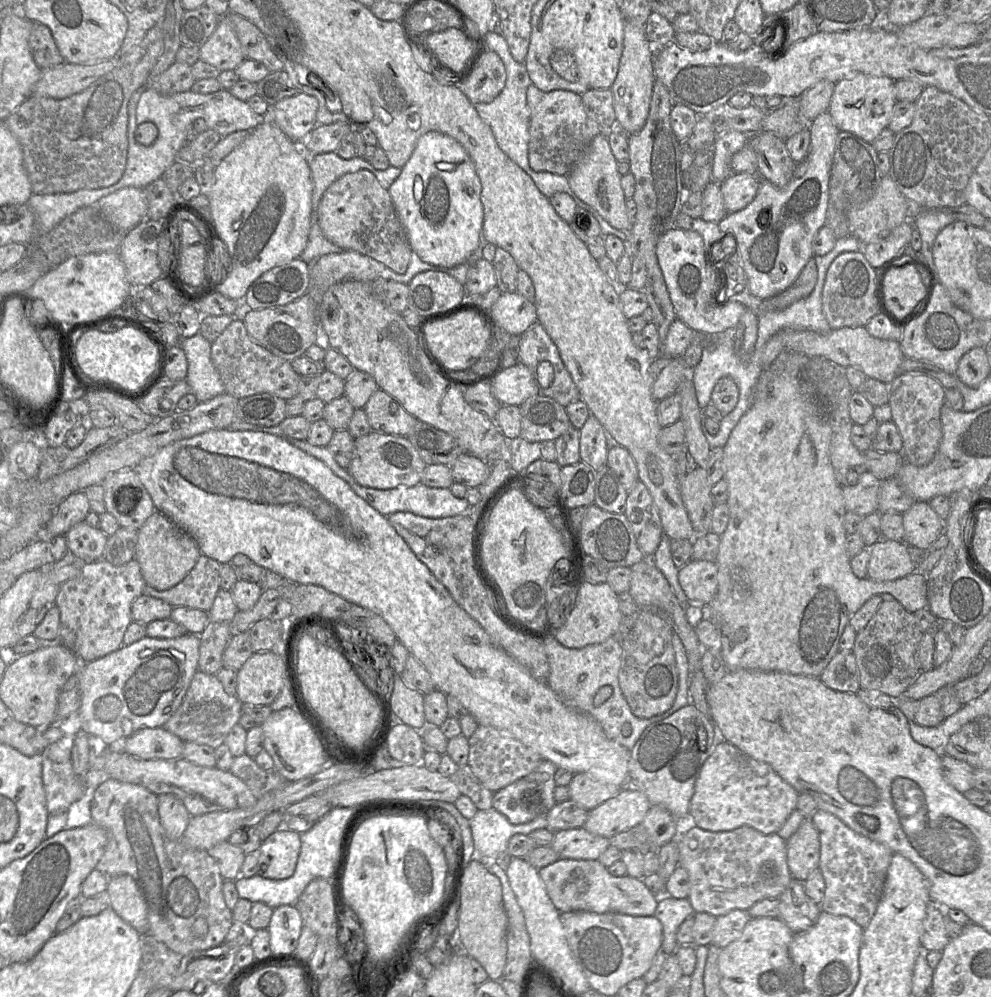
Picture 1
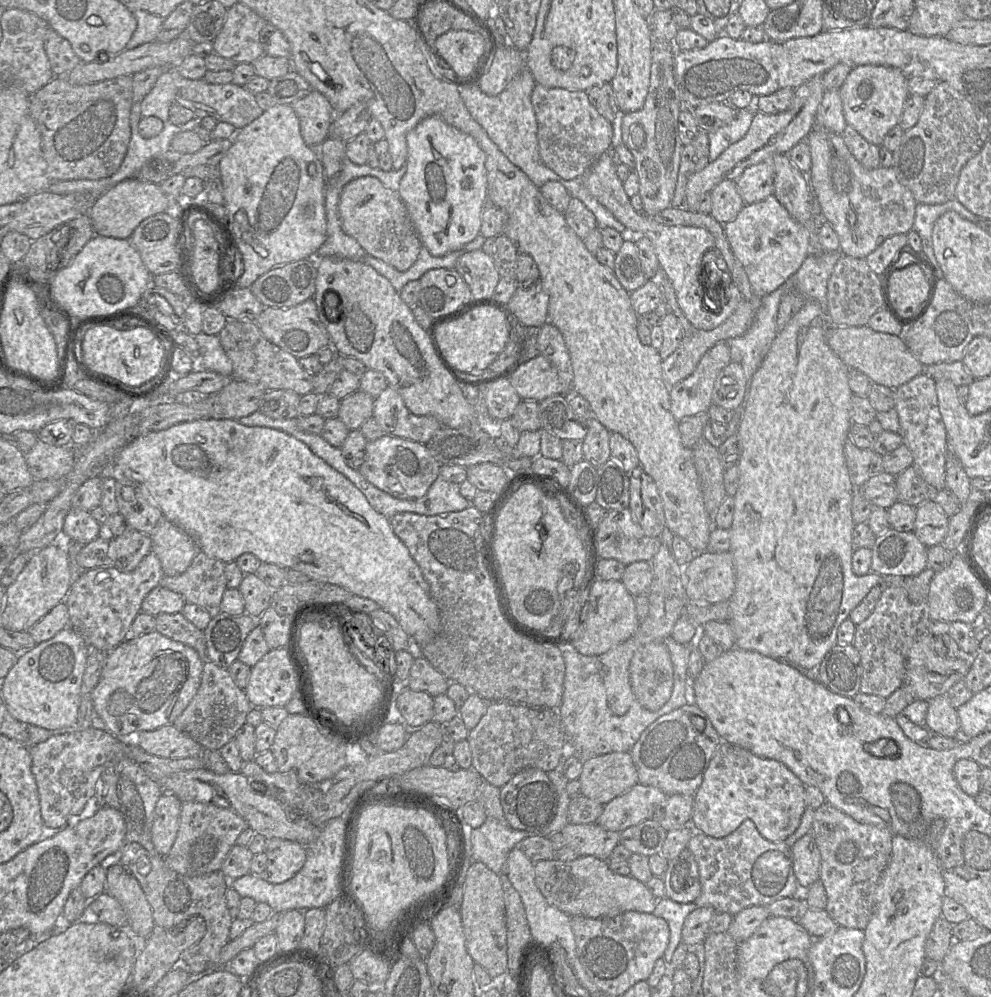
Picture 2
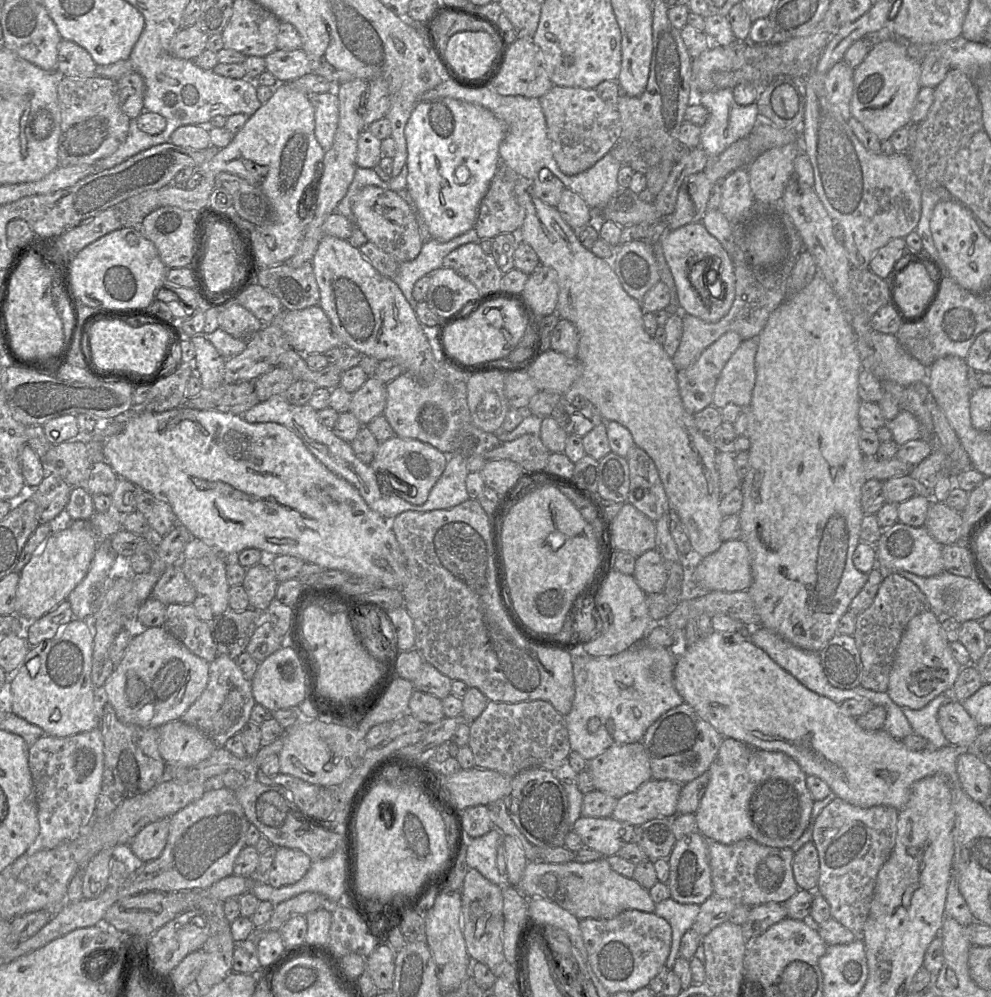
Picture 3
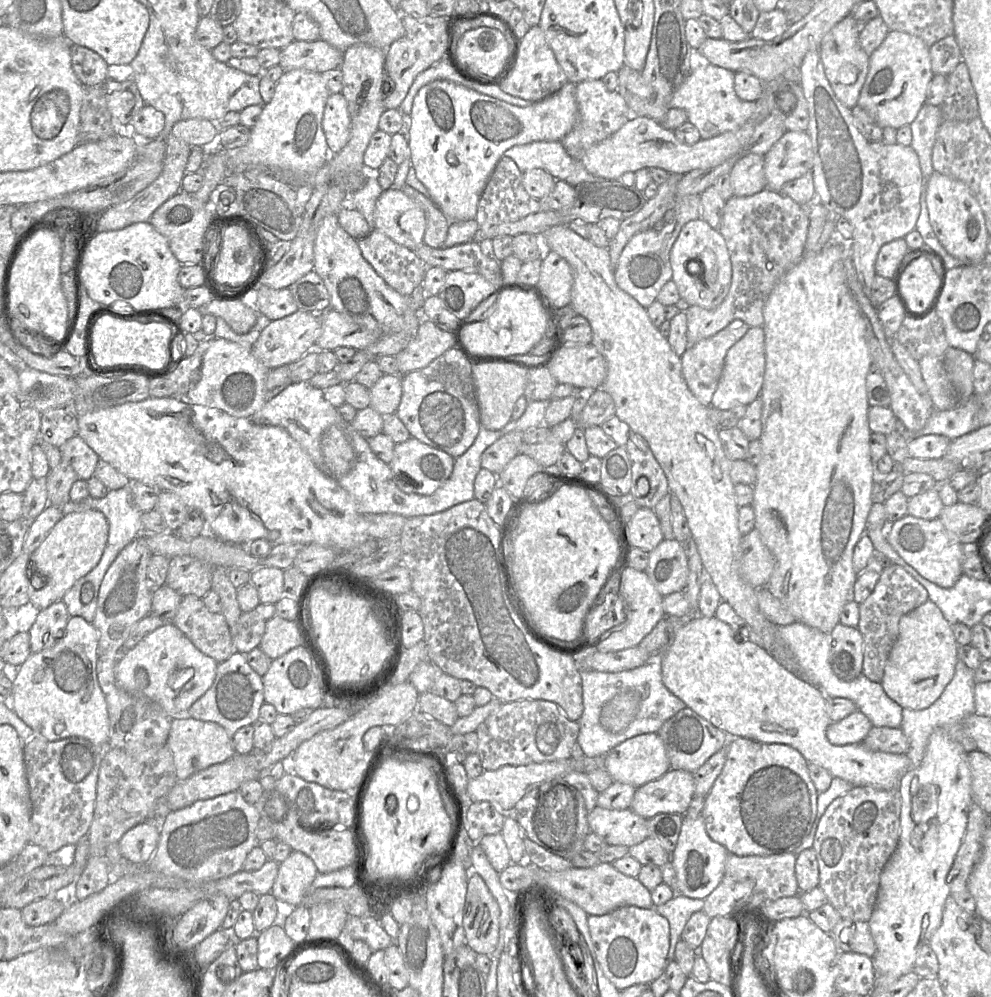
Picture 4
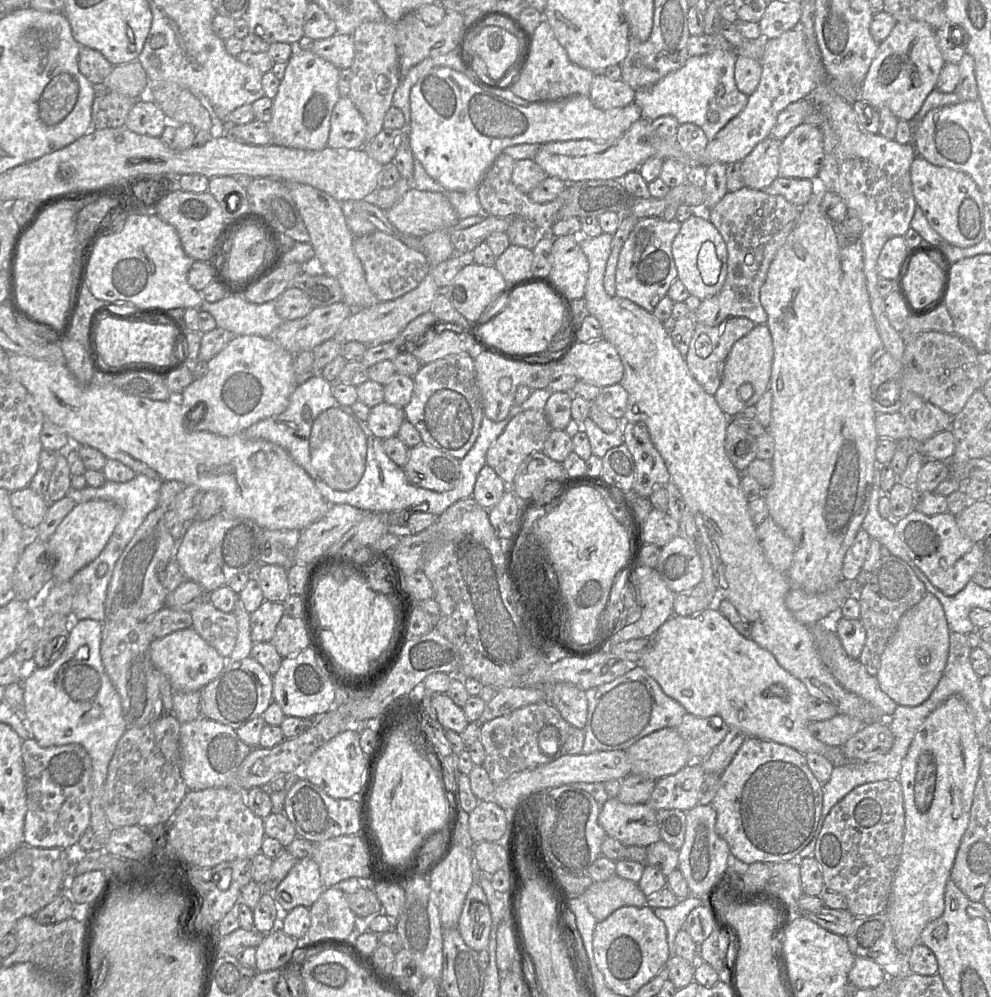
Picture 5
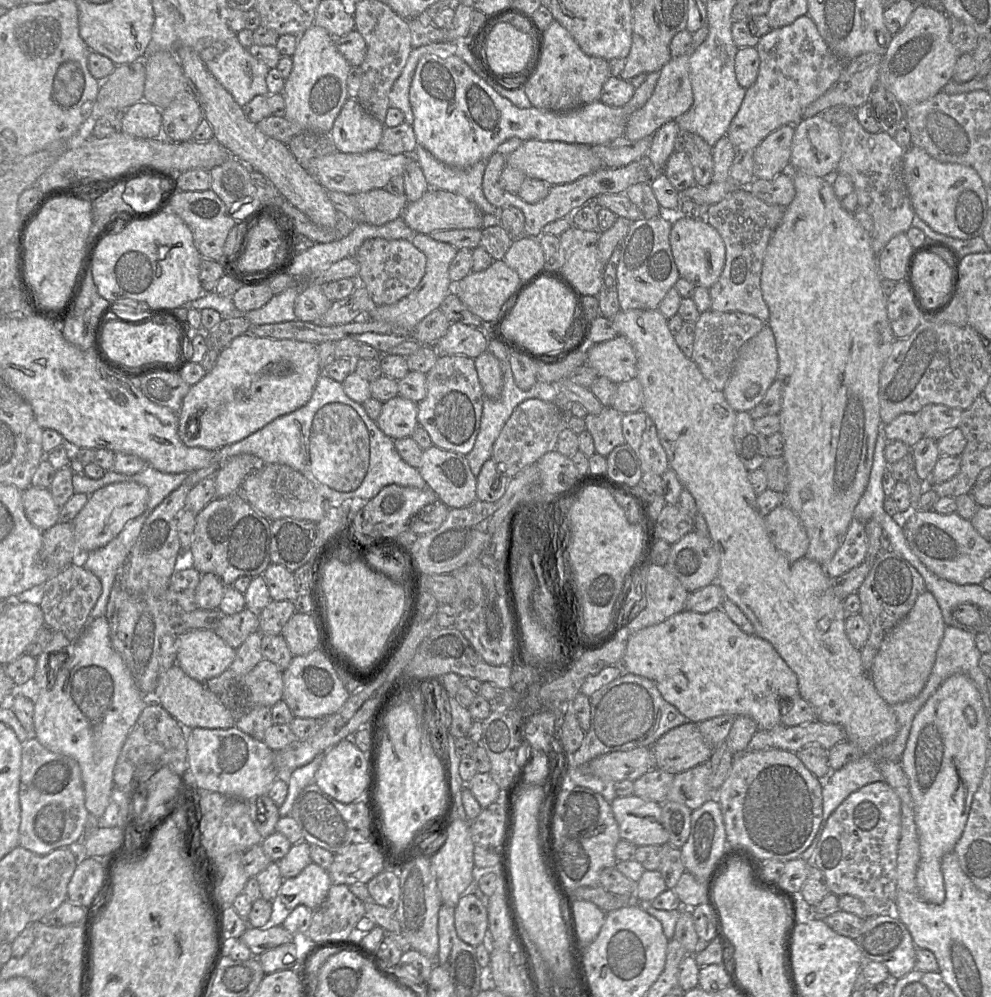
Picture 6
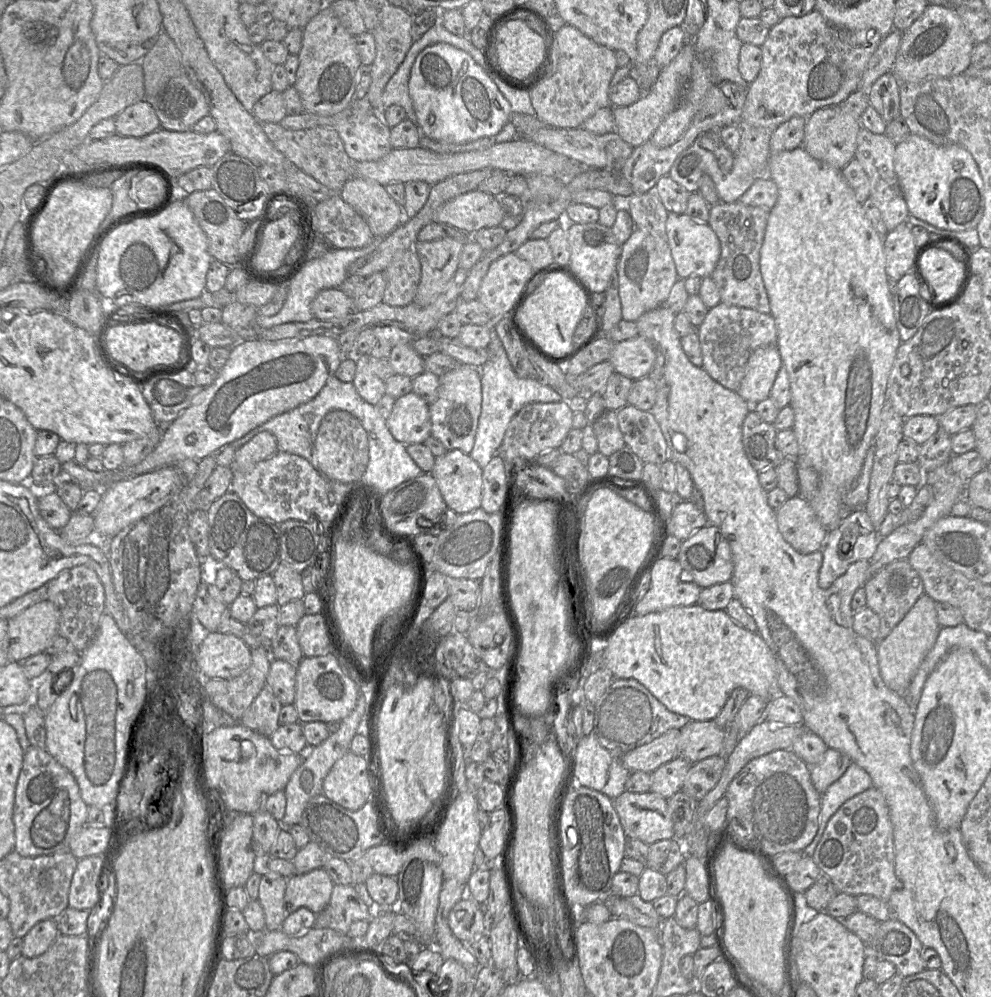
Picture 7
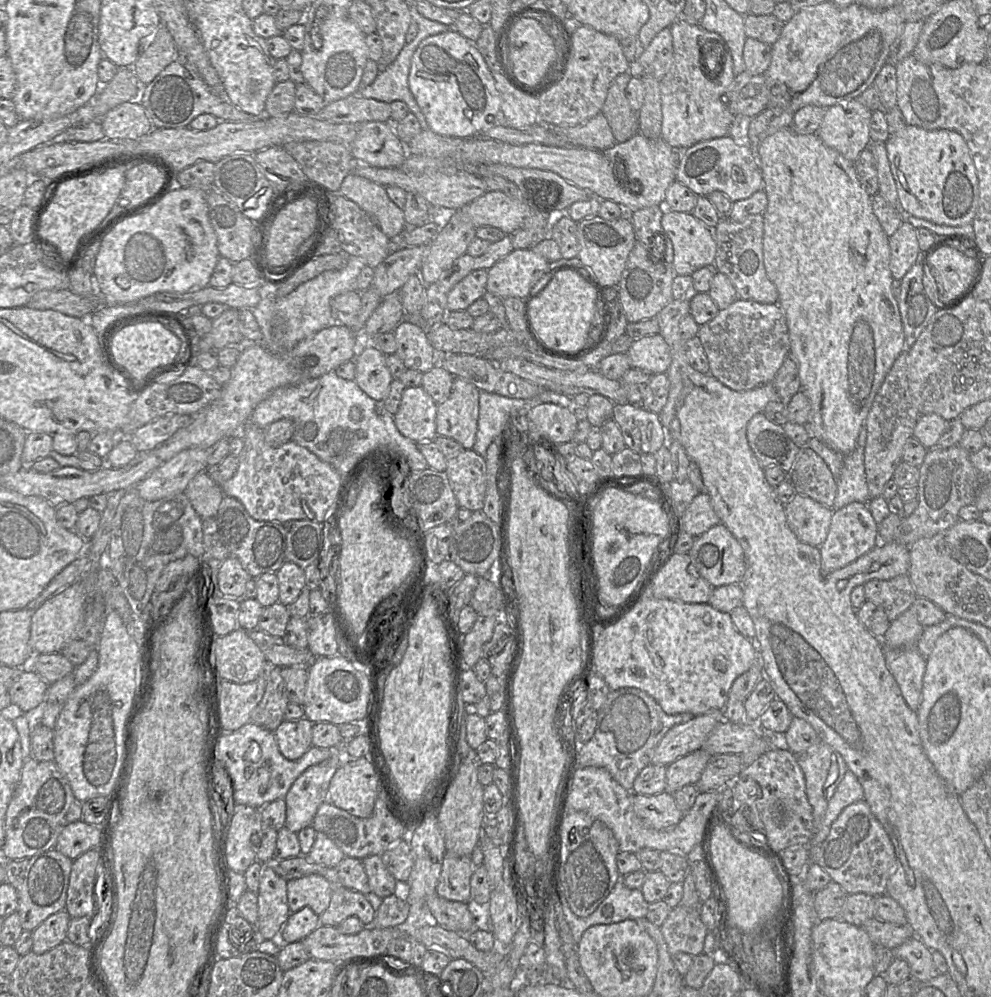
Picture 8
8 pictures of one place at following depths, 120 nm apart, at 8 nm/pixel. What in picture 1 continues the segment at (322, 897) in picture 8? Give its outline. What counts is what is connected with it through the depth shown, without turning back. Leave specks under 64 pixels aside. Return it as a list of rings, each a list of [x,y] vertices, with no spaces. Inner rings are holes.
[[[282,827],[264,840],[257,852],[257,875],[281,880],[291,877],[301,849],[301,834]]]

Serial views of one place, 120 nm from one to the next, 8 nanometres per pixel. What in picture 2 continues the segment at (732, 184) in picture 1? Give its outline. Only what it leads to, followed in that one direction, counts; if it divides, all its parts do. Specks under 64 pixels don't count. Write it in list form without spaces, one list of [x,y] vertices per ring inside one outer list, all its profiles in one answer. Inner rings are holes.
[[[771,159],[747,167],[736,184],[745,205],[764,200],[774,194],[775,170]]]

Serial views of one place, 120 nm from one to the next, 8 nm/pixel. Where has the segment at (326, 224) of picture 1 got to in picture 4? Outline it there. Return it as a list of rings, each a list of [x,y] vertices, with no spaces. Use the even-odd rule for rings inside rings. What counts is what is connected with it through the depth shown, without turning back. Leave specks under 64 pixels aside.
[[[389,188],[376,201],[374,228],[414,251],[424,243],[426,218],[423,210],[402,190]]]

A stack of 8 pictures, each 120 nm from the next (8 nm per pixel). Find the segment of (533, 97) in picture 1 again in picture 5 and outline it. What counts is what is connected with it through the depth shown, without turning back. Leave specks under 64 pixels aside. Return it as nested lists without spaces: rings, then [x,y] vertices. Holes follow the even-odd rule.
[[[595,73],[589,98],[601,110],[623,108],[634,102],[635,90],[623,80],[611,80],[603,73]]]

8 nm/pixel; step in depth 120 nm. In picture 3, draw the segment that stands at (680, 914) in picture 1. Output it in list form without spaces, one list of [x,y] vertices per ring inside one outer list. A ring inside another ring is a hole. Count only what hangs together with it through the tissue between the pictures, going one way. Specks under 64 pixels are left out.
[[[672,898],[655,904],[654,914],[664,918],[672,929],[670,953],[665,962],[665,967],[669,970],[673,968],[678,957],[682,936],[687,930],[692,928],[699,911],[700,905],[698,904],[682,904]]]

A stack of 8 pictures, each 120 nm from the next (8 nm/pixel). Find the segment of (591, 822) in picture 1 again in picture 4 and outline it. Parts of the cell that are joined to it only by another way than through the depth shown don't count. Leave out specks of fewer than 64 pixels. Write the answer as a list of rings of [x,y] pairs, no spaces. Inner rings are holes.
[[[670,769],[660,778],[636,788],[629,809],[645,819],[660,813],[684,815],[694,790],[693,773]]]

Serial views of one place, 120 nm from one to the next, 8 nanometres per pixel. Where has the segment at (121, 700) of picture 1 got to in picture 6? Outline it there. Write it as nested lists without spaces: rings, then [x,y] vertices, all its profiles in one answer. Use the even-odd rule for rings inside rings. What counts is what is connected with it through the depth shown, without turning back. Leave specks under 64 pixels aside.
[[[191,630],[176,638],[176,664],[199,681],[219,676],[233,662],[236,649],[213,630]]]

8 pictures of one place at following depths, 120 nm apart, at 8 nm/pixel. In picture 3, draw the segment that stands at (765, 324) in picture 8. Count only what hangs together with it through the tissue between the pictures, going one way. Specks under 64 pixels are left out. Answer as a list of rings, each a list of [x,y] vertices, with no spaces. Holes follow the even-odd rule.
[[[728,331],[709,345],[698,359],[677,372],[677,382],[682,404],[690,414],[695,414],[712,404],[718,377],[743,338]]]

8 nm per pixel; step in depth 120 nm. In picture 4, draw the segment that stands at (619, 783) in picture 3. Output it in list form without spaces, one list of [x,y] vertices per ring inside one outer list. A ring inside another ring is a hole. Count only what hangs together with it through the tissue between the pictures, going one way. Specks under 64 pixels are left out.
[[[647,733],[612,748],[604,756],[604,768],[614,782],[638,788],[660,778],[671,766],[659,735]]]

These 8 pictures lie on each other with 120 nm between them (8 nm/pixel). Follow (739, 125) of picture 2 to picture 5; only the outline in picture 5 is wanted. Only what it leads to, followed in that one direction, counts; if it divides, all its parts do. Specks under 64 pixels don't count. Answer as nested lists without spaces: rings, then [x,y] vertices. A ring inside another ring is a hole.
[[[718,49],[701,56],[689,56],[685,64],[678,70],[667,74],[649,87],[635,90],[634,103],[640,107],[642,118],[653,121],[661,116],[673,116],[679,124],[692,123],[699,126],[708,141],[711,141],[732,118],[743,110],[748,101],[748,96],[740,92],[735,83],[734,68],[736,58],[737,55],[734,49]],[[709,112],[718,114],[719,119],[716,123],[709,122],[707,118]]]

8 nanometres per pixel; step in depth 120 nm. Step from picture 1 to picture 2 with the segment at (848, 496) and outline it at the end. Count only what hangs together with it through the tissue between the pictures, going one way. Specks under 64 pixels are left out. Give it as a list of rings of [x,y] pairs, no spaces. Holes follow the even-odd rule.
[[[881,472],[868,479],[860,488],[855,489],[861,490],[864,497],[875,507],[888,509],[898,501],[896,493],[896,476],[897,475]]]

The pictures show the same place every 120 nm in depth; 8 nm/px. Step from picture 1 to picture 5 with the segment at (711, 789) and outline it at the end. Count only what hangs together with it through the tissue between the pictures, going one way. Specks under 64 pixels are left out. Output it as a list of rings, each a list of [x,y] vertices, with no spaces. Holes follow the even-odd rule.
[[[748,737],[720,775],[718,791],[709,804],[717,813],[715,829],[728,844],[732,866],[741,870],[754,863],[798,860],[798,854],[811,841],[821,817],[822,785],[808,767],[804,754],[770,740]]]

